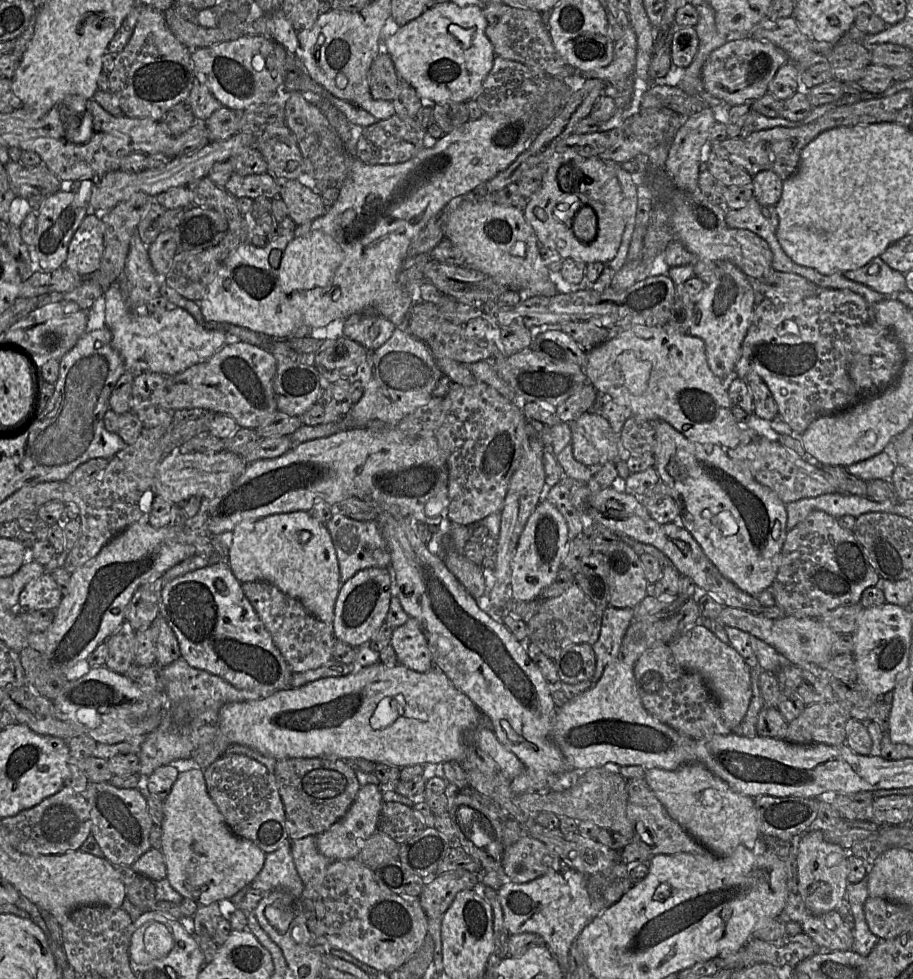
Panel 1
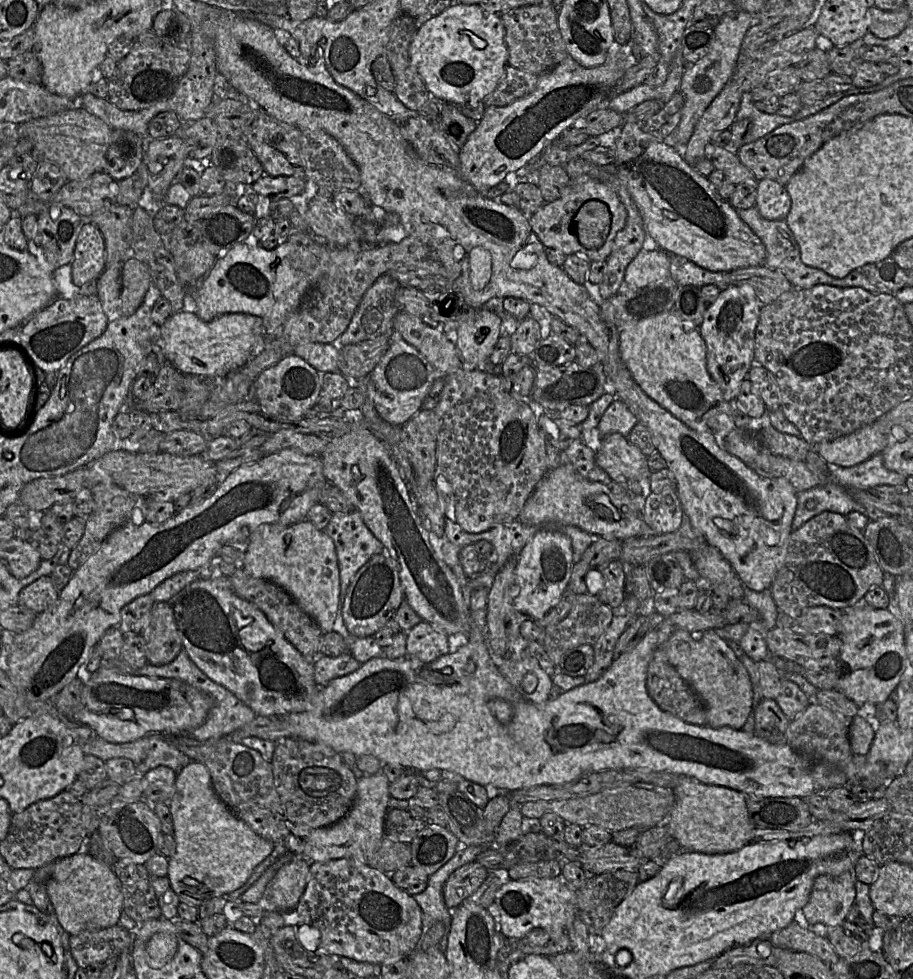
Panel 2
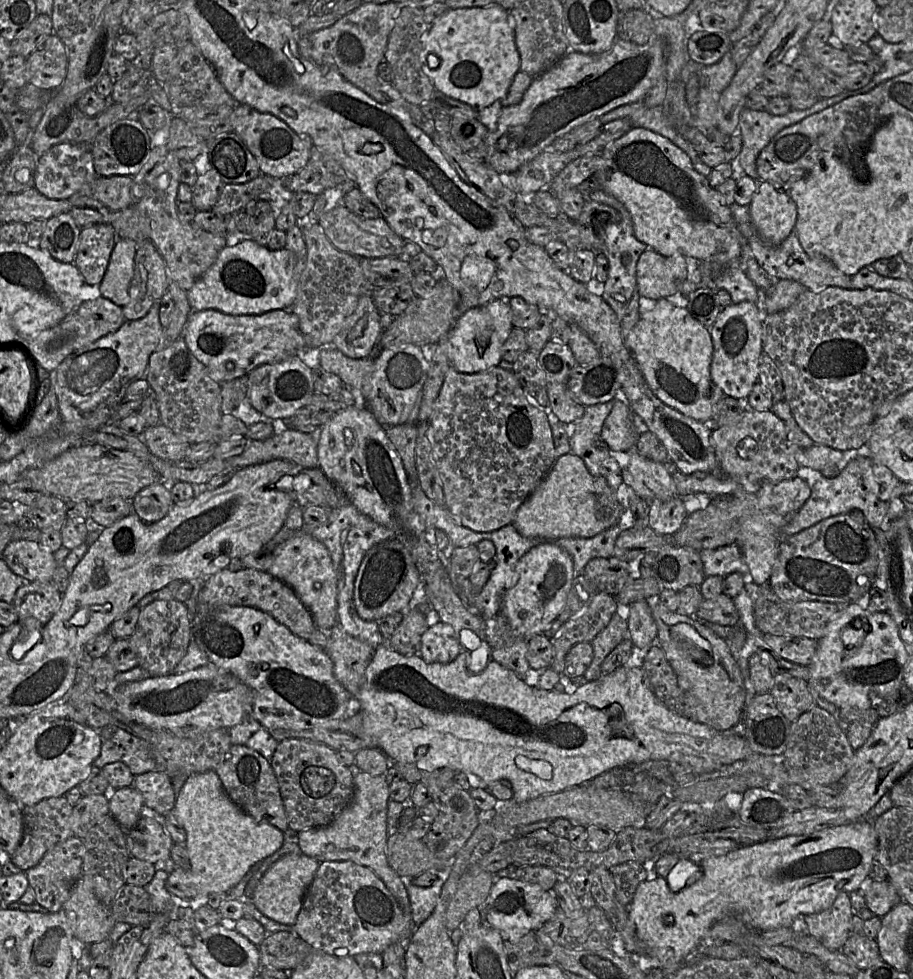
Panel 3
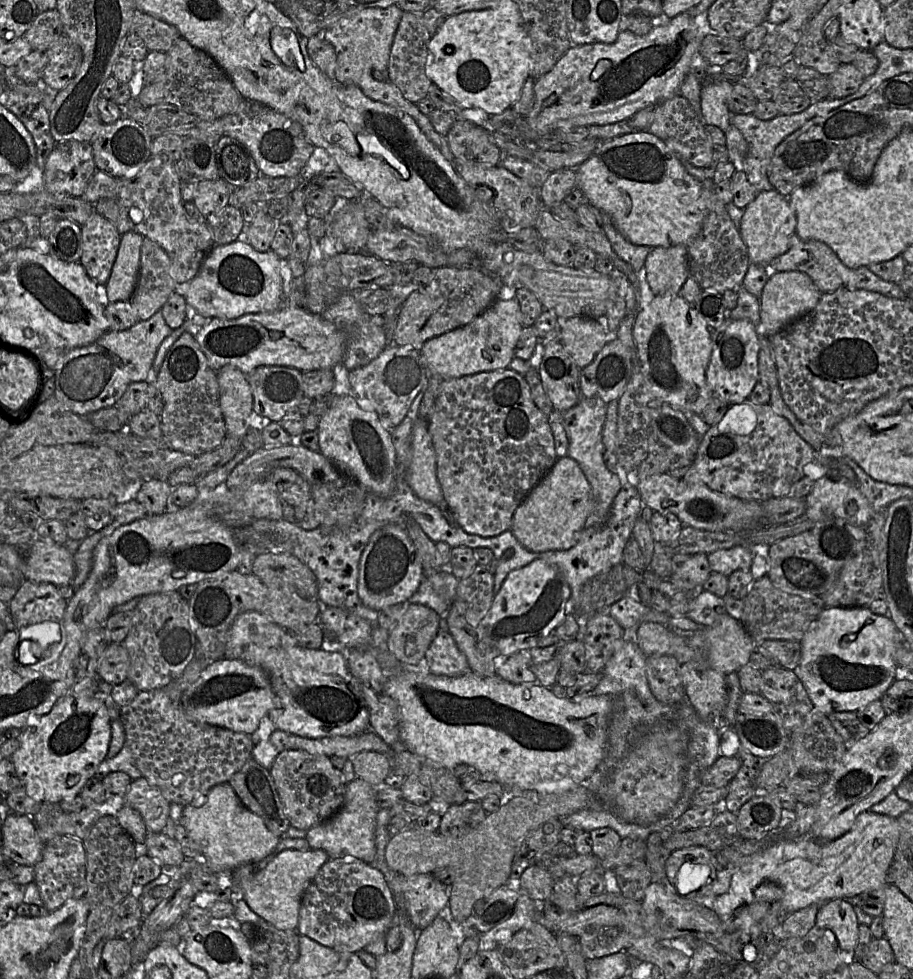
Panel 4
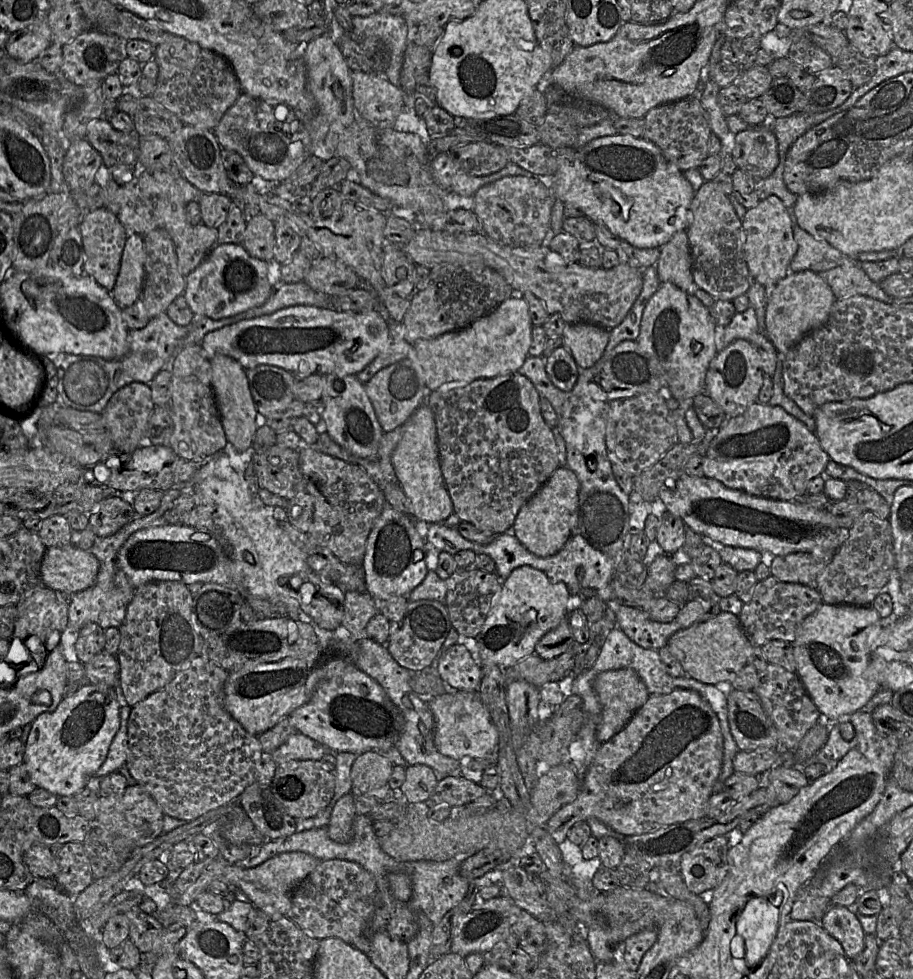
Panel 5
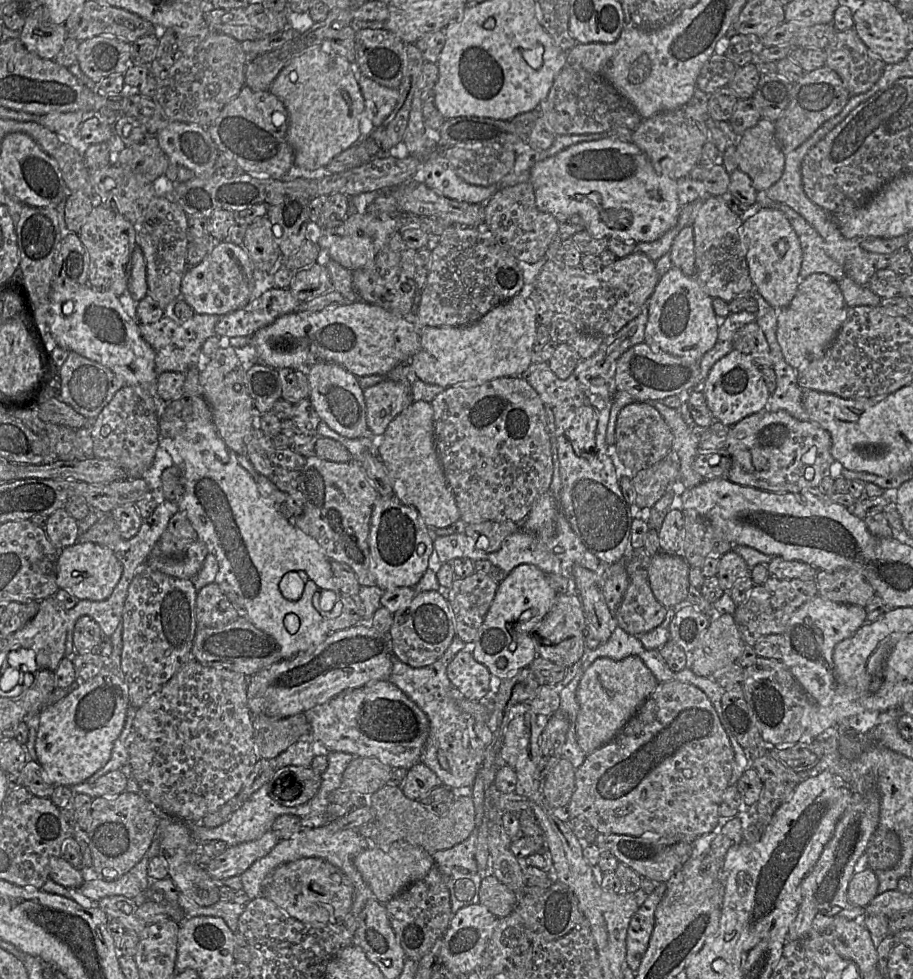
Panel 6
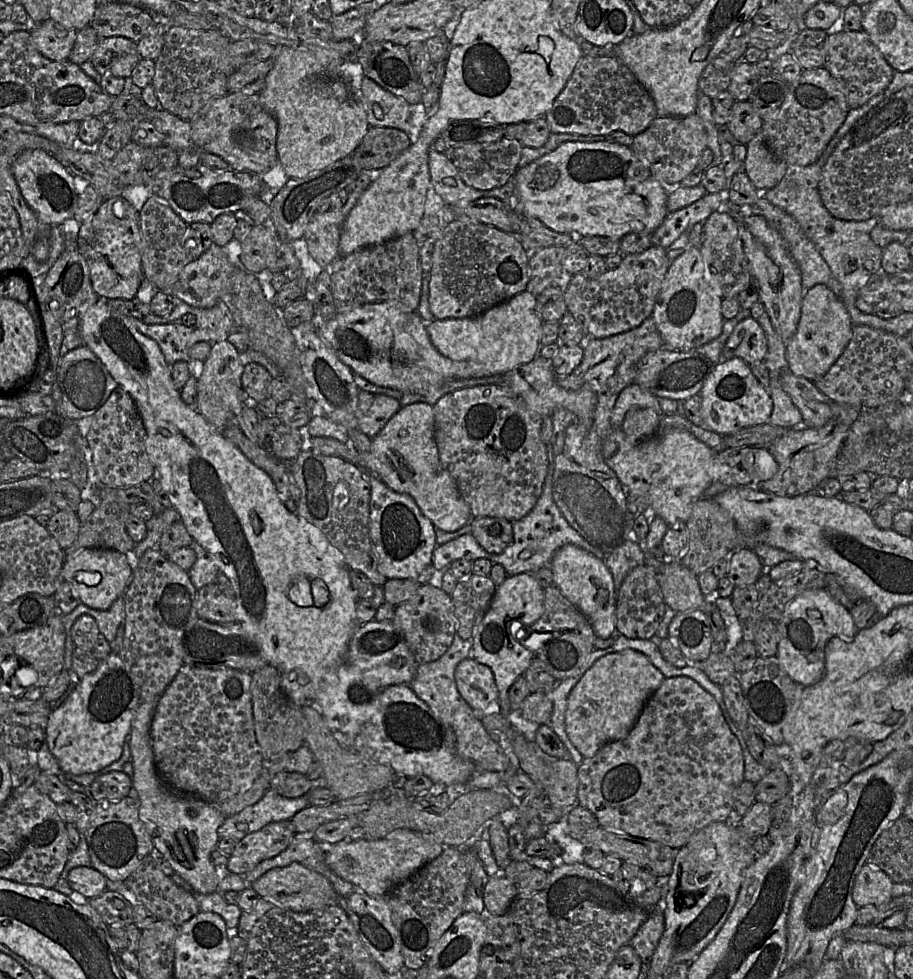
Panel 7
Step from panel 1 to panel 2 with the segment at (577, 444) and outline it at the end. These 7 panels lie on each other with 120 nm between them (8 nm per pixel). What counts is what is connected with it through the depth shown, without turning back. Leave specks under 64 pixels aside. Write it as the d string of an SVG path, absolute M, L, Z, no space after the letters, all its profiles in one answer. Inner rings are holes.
M620 433L602 438L595 461L617 483L649 478L652 473L647 465L647 456Z

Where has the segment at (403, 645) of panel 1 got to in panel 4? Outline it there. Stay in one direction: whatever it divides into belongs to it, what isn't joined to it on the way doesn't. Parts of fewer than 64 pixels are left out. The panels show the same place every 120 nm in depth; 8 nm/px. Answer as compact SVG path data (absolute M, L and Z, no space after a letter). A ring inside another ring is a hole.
M440 628L424 659L434 675L453 677L470 671L466 657L447 629Z

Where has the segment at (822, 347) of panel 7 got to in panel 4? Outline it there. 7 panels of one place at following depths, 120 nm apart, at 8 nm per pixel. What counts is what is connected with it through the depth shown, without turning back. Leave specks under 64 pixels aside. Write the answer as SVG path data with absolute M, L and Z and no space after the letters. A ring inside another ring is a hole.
M799 272L774 274L766 280L759 298L760 323L758 334L771 336L785 328L793 320L811 312L819 302L822 293L813 282Z

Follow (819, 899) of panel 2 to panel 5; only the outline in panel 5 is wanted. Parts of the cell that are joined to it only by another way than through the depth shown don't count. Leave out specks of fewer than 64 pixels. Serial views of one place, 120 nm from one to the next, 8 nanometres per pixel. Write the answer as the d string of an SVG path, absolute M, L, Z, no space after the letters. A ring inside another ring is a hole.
M844 906L828 908L819 924L839 943L852 961L864 949L864 932L852 910Z

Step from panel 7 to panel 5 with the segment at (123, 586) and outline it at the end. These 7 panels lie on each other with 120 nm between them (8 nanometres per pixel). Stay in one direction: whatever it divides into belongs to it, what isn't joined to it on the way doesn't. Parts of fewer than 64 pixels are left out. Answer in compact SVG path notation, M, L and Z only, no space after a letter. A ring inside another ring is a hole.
M72 544L46 549L40 568L41 584L75 594L94 585L99 561L90 550Z

